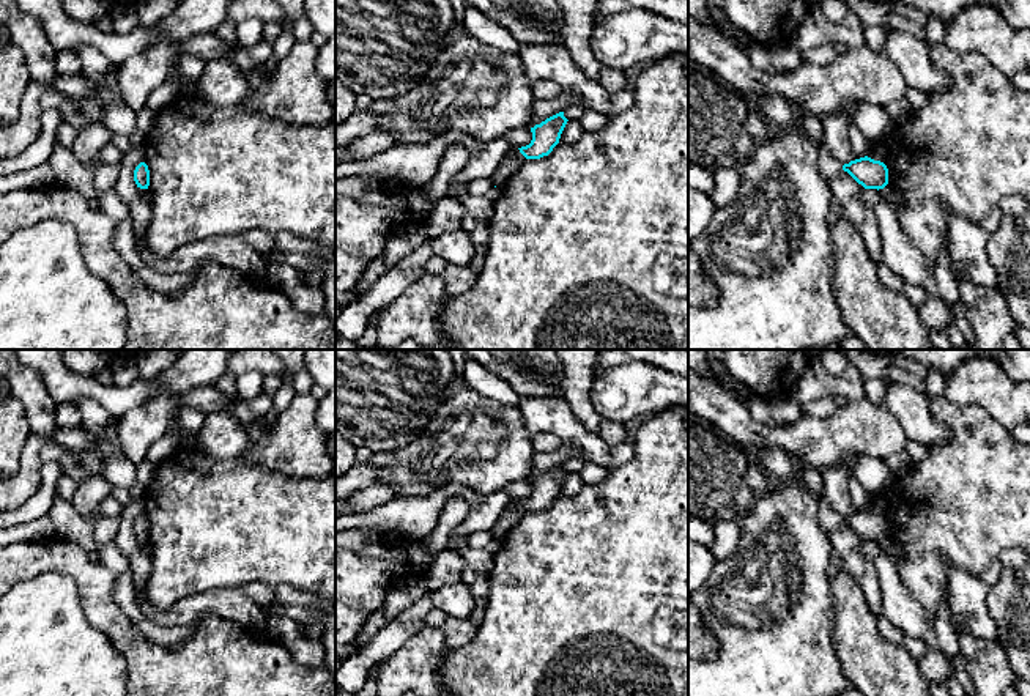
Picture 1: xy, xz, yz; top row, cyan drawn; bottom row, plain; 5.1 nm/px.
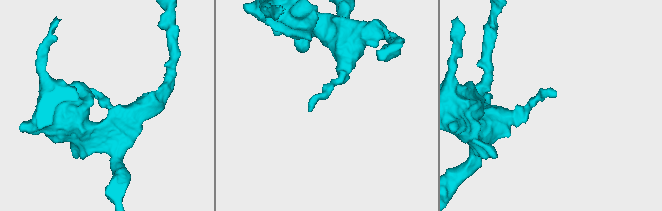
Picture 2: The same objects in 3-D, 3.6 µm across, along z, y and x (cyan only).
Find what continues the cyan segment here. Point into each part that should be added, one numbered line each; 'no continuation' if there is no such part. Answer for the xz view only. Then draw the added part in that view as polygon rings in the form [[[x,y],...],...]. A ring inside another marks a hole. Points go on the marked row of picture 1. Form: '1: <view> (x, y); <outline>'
no continuation

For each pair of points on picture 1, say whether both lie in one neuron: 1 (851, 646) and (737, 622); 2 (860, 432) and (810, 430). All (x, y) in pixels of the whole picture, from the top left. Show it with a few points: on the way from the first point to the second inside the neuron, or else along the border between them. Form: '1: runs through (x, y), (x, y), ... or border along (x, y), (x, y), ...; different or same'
1: border along (832, 607), (833, 647), (848, 677); different
2: runs through (848, 432), (822, 432); same

